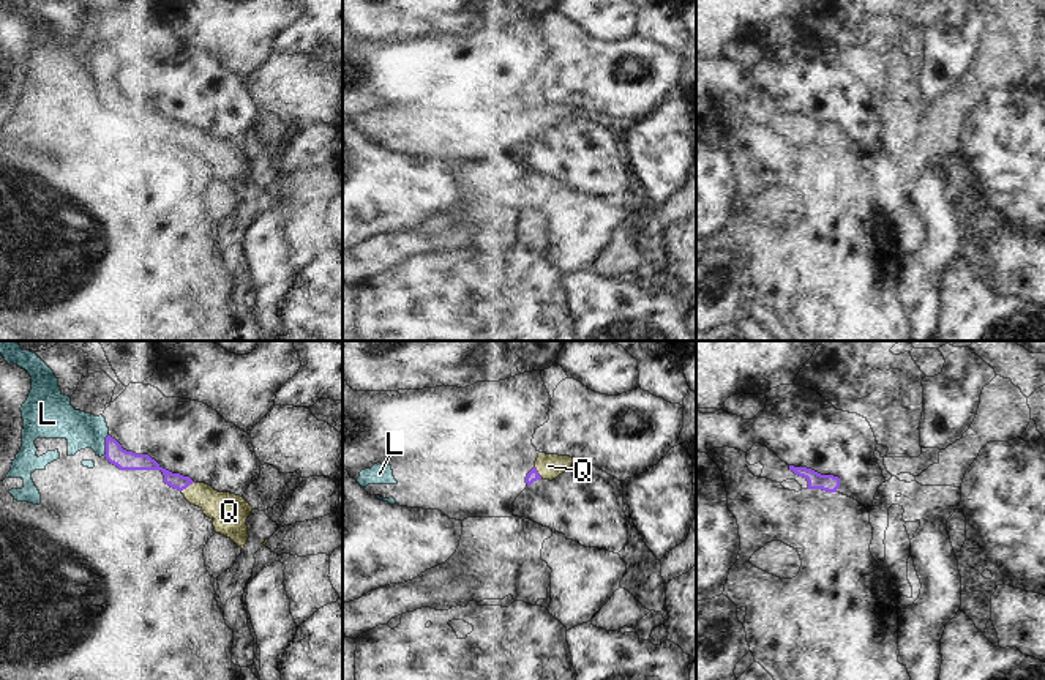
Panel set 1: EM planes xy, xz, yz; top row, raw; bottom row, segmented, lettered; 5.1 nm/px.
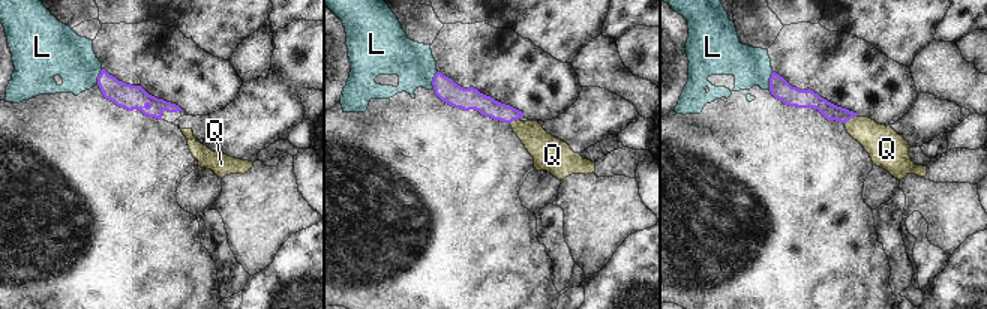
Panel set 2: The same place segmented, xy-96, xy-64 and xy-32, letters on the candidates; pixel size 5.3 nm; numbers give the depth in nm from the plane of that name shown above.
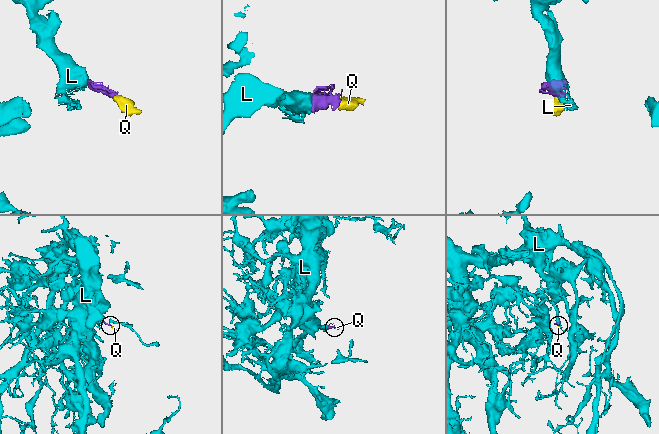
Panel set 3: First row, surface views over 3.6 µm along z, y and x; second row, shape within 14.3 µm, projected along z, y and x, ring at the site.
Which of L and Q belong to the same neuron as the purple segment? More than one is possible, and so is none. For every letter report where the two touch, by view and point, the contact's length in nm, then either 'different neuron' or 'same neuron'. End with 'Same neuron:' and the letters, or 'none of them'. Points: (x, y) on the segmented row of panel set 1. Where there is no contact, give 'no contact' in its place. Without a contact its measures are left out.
L: xy (106, 445) | 110 nm | same neuron
Q: xy (187, 486) | 80 nm | same neuron
Same neuron: L, Q

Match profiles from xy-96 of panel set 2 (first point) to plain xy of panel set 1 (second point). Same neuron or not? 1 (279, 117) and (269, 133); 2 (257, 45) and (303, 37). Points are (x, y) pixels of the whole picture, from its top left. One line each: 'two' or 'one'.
1: one
2: two

